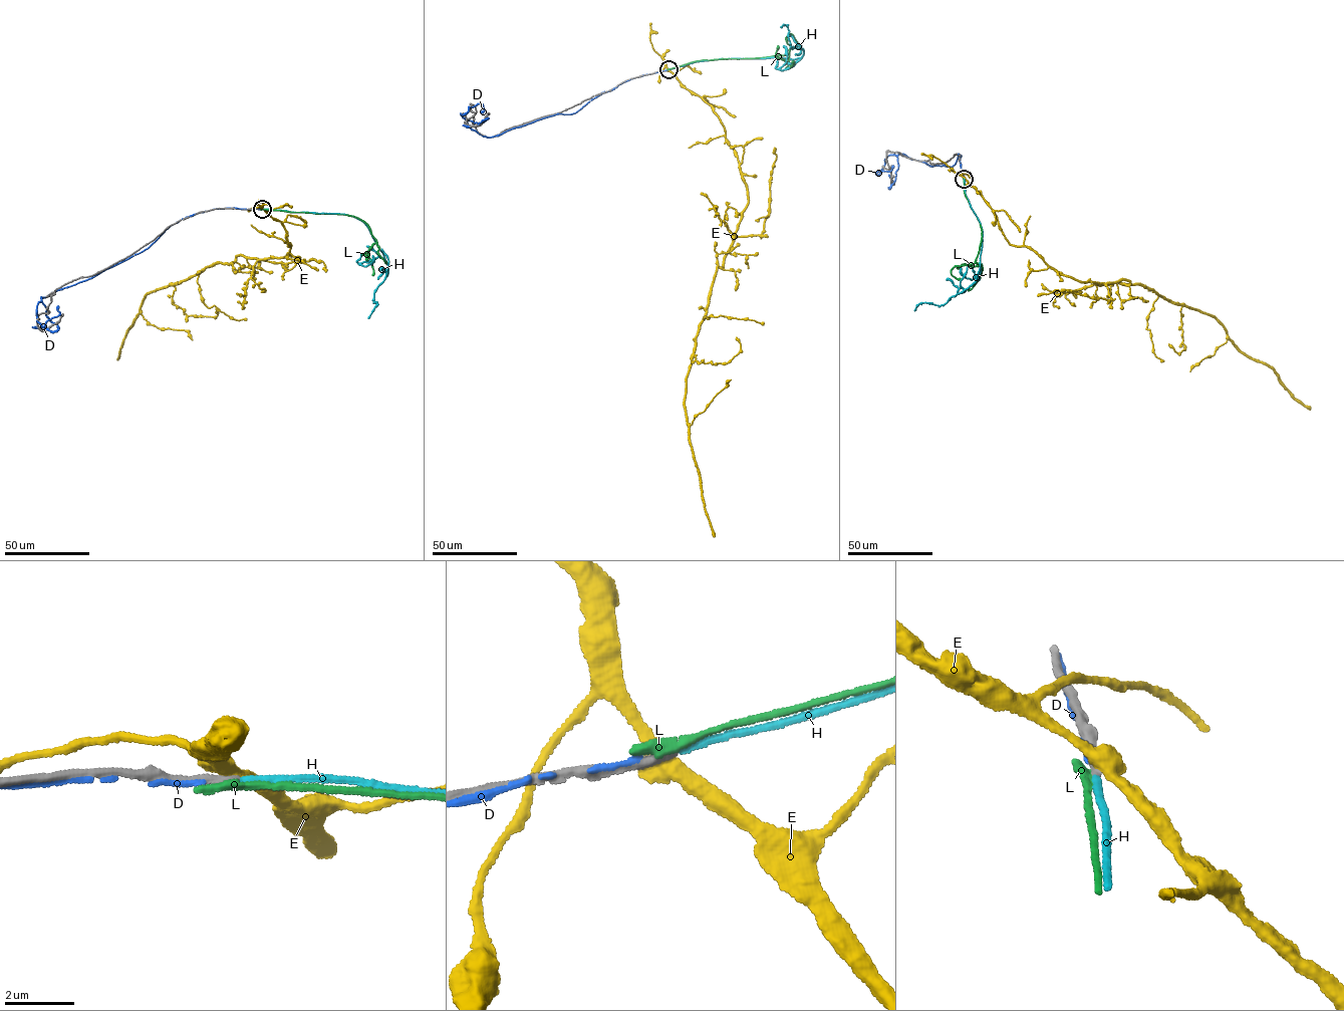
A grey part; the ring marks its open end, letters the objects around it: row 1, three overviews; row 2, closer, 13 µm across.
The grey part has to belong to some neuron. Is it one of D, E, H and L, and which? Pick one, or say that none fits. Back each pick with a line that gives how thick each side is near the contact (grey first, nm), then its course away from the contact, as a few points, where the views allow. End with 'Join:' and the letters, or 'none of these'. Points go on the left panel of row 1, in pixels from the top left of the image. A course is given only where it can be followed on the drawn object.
H: Thickness 240 nm (grey) against 200 nm. Its course: (262, 209), (345, 214), (364, 223), (388, 269), (375, 291), (373, 302), (377, 303), (368, 318)
Join: H

